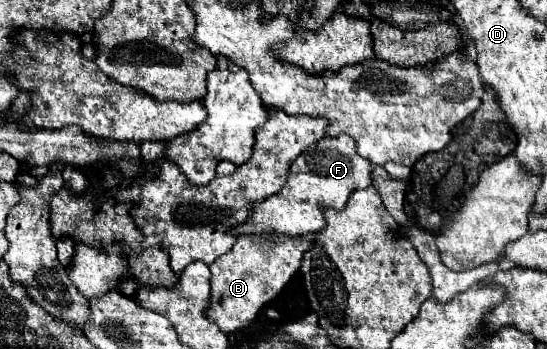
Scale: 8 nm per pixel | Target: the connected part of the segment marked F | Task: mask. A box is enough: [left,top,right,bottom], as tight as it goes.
[232,135,372,235]

